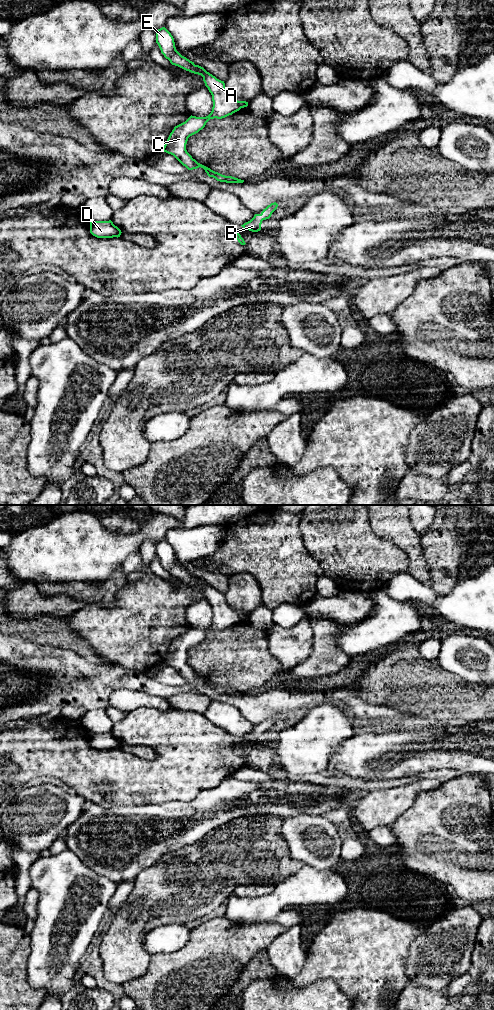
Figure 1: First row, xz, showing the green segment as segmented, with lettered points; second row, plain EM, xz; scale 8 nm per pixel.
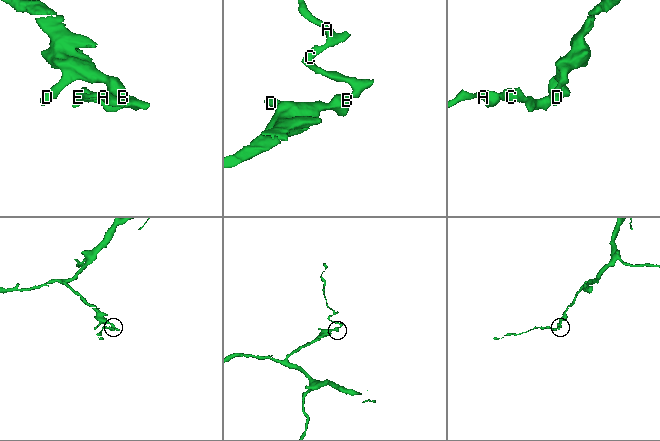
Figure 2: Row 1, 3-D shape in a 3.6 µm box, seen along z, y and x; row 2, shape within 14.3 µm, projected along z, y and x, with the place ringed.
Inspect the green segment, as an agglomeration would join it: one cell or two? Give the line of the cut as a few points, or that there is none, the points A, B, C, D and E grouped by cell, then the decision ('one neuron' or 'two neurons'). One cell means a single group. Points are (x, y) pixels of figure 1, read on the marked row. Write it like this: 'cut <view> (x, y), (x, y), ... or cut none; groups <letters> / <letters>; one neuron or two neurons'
cut none; groups A B C D E; one neuron

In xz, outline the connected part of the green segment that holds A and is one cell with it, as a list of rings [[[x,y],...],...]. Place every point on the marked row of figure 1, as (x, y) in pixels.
[[[162,27],[156,32],[156,43],[161,53],[172,65],[178,66],[186,71],[201,75],[205,86],[212,95],[213,107],[211,113],[206,117],[190,116],[185,122],[174,127],[170,133],[163,151],[173,155],[188,170],[203,168],[209,177],[217,181],[226,183],[243,183],[244,180],[225,176],[210,168],[198,163],[186,150],[188,138],[202,130],[210,119],[222,119],[247,107],[248,102],[238,101],[233,98],[227,91],[224,81],[217,79],[207,72],[203,67],[195,65],[186,57],[182,56],[175,47],[174,38],[171,33]]]

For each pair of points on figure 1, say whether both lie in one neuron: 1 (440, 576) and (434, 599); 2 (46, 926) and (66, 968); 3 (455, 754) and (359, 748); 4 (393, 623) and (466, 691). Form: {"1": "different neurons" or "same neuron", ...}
{"1": "different neurons", "2": "same neuron", "3": "same neuron", "4": "different neurons"}

